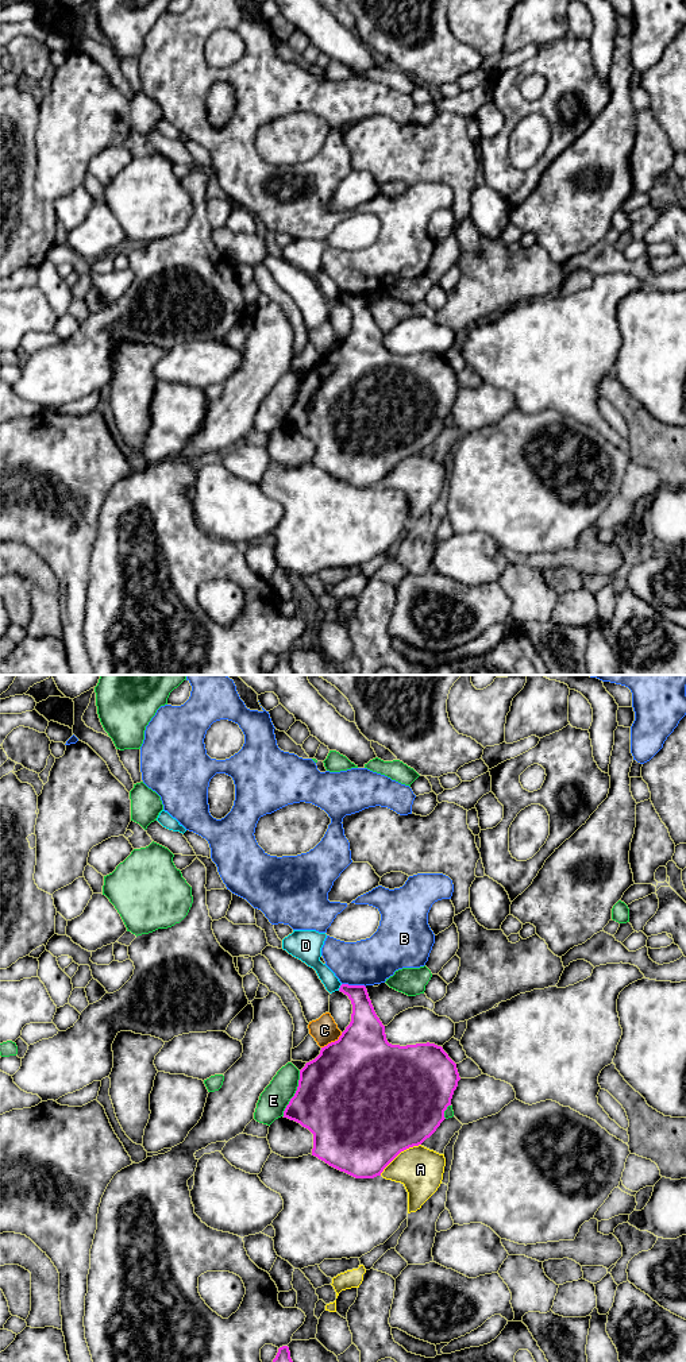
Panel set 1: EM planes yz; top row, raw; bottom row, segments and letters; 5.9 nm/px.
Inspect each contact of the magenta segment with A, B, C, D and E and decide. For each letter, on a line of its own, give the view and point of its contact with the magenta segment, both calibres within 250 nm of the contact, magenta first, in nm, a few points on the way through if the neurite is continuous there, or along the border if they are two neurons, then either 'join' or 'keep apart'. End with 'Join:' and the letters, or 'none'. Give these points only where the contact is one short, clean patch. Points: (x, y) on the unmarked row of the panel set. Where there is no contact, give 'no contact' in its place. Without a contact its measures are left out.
A: yz (399, 462) | 500/260 nm | keep apart
B: yz (354, 294) | 190/280 nm | keep apart
C: yz (332, 351) | 500/160 nm | keep apart
D: yz (340, 296) | 160/100 nm | along yz (342, 293), (338, 298) | keep apart
E: yz (295, 402) | 480/170 nm | keep apart
Join: none

